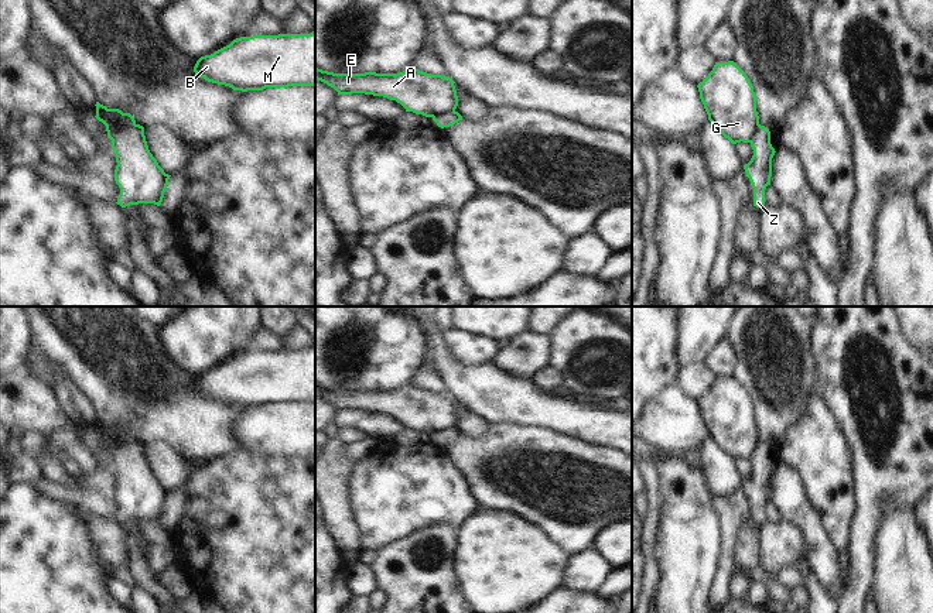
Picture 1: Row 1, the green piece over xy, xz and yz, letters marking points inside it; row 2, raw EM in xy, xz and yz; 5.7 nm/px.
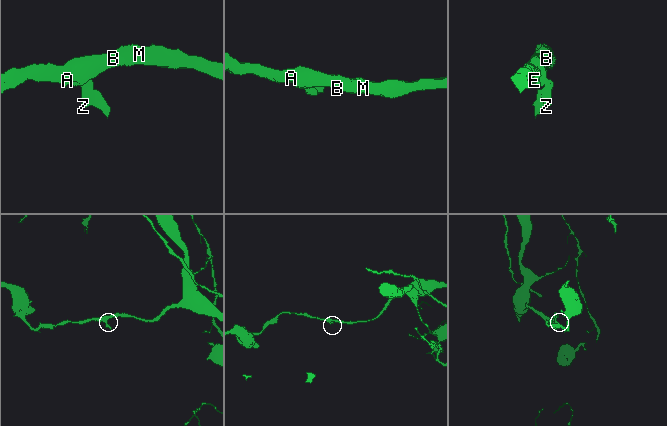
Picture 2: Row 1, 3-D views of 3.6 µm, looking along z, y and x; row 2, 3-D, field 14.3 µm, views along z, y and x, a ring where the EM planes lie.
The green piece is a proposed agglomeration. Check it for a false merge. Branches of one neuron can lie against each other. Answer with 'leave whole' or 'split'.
split

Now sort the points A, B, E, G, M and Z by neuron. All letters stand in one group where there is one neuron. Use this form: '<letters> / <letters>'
A B E G M / Z

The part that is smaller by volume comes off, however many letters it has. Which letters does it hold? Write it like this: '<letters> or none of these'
Z

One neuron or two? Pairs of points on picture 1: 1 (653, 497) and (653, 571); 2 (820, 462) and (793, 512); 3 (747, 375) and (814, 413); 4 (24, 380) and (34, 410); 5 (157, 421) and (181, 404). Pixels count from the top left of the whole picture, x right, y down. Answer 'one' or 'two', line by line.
1: one
2: two
3: two
4: one
5: one

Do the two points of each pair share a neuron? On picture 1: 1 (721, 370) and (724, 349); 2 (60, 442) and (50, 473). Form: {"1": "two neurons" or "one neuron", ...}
{"1": "one neuron", "2": "two neurons"}

